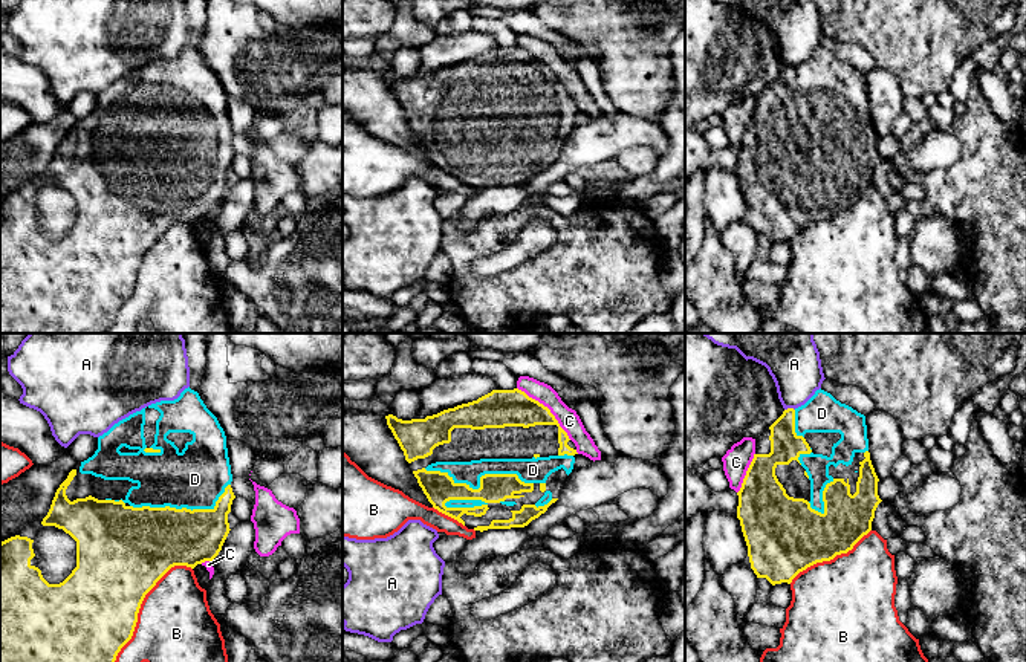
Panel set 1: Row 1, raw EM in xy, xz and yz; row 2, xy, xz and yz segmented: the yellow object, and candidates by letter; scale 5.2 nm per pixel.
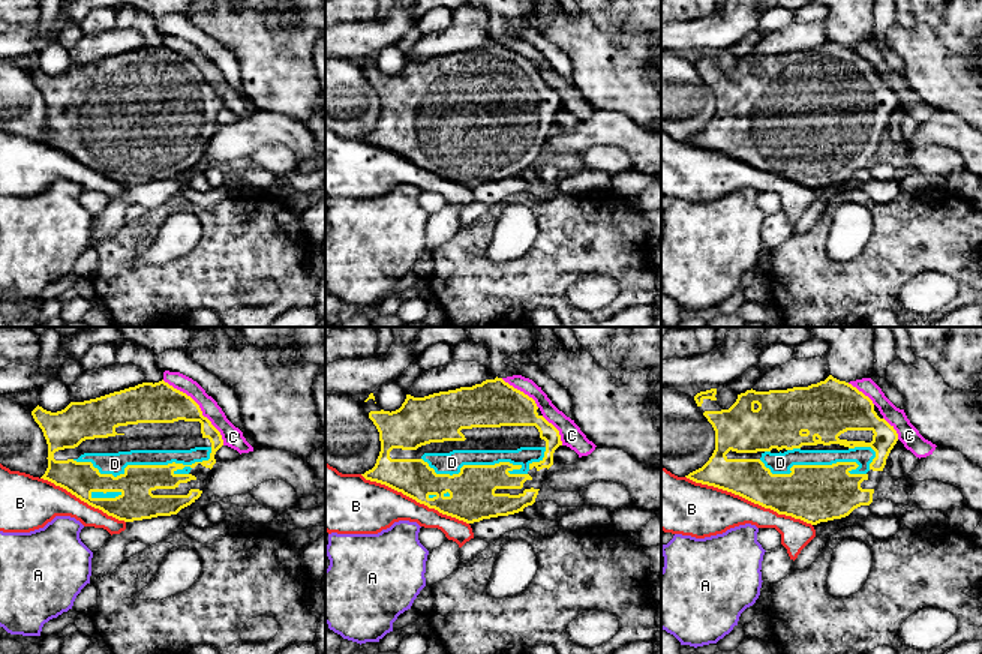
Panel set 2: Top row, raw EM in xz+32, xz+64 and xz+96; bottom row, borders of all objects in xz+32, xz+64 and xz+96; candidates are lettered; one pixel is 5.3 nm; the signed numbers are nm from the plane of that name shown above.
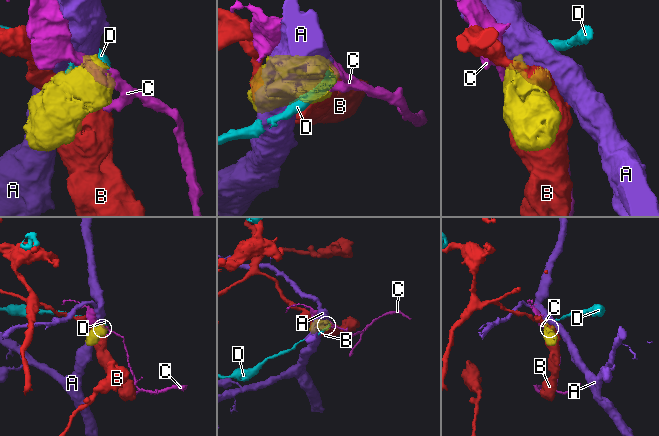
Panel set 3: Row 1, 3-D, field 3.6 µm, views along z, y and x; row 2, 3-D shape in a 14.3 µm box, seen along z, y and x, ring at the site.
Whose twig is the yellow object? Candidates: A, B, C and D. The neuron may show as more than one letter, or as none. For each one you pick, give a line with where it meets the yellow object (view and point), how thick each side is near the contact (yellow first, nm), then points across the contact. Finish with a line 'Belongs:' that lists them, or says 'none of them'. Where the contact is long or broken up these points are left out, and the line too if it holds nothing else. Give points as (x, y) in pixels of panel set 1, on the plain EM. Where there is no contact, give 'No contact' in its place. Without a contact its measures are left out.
D: Touches yellow at xz (480, 141). Thickness 160 nm (yellow) against 120 nm
Belongs: D

